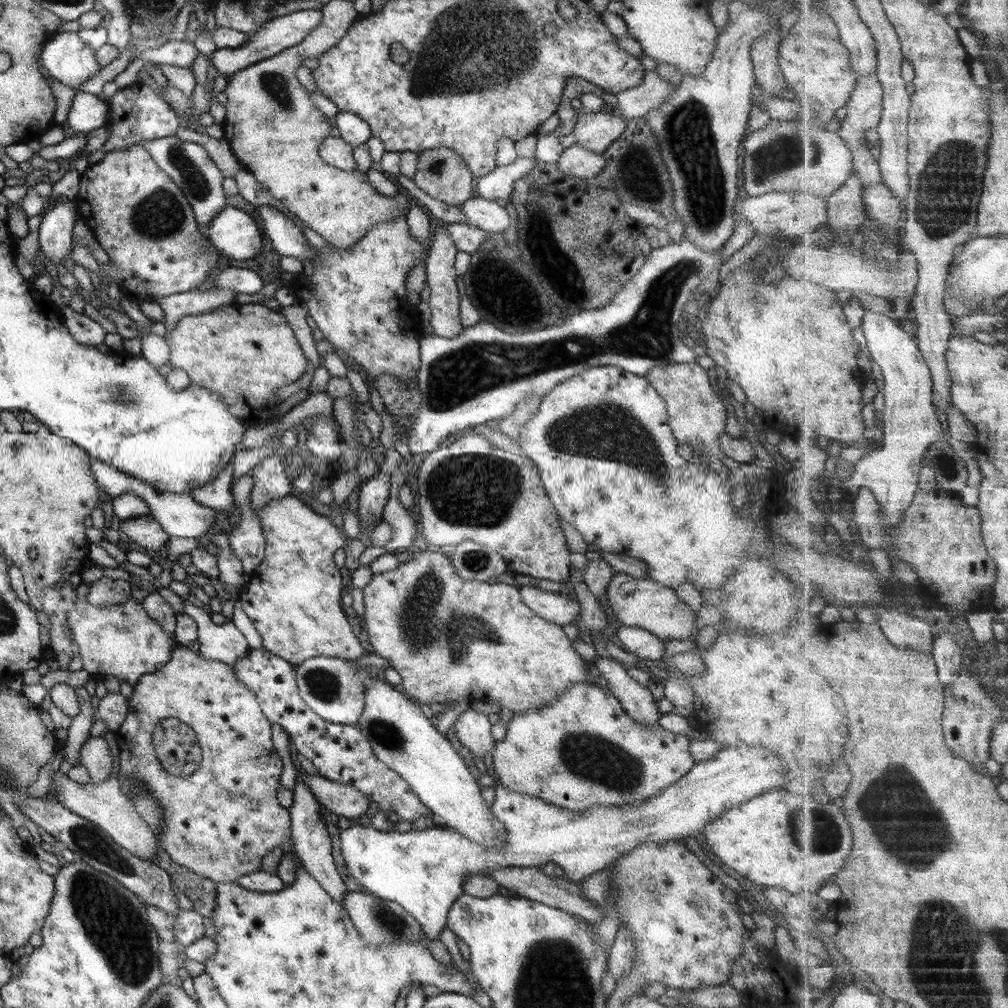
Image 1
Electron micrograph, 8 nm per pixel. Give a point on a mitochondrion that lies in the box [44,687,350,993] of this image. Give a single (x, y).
(115, 925)

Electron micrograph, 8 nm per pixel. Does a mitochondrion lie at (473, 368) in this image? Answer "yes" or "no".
yes

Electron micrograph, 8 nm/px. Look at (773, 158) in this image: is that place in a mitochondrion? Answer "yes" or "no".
yes

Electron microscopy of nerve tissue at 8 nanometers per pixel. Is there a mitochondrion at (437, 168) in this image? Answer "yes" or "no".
yes

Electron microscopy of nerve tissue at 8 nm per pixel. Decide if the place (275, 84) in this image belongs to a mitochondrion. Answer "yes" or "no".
yes

